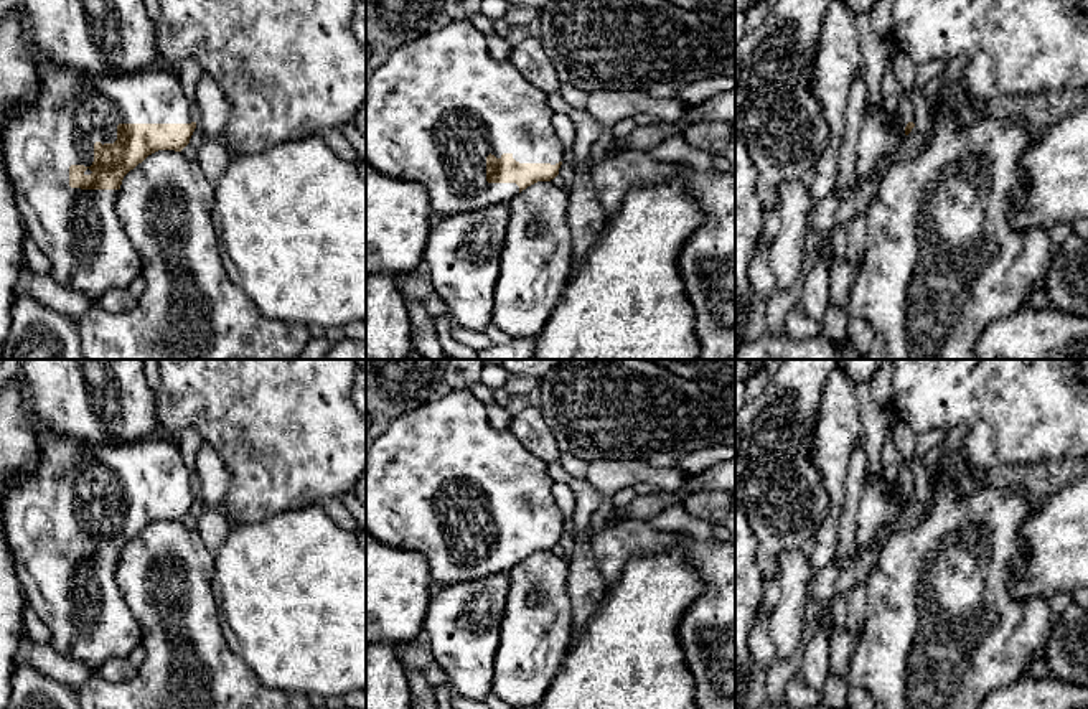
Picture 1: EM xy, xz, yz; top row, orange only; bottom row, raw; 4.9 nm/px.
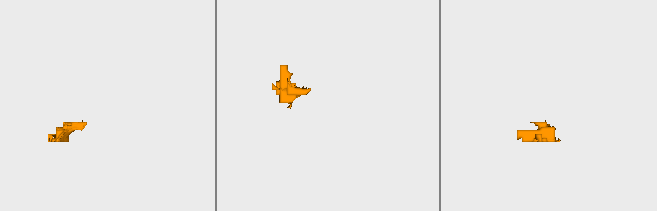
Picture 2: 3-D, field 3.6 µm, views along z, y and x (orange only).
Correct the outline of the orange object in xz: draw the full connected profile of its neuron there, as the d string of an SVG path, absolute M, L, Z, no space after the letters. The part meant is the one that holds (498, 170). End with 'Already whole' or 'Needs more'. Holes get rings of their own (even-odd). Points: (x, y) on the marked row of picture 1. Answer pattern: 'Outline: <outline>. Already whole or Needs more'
Outline: M457 20L447 26L419 36L417 40L392 49L391 54L374 69L366 84L366 162L378 171L406 181L422 185L432 203L432 216L475 211L481 208L509 203L518 193L537 181L551 181L559 175L564 160L564 150L552 127L554 110L547 104L547 94L531 84L518 68L509 61L498 61L491 56L486 36L468 20Z. Needs more

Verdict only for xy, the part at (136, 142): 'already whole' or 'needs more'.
needs more

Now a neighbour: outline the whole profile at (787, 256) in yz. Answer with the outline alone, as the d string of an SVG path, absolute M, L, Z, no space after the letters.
M801 181L780 183L776 191L781 224L770 246L768 259L776 287L788 290L804 272L808 216L816 201L811 196L811 188L806 188Z

